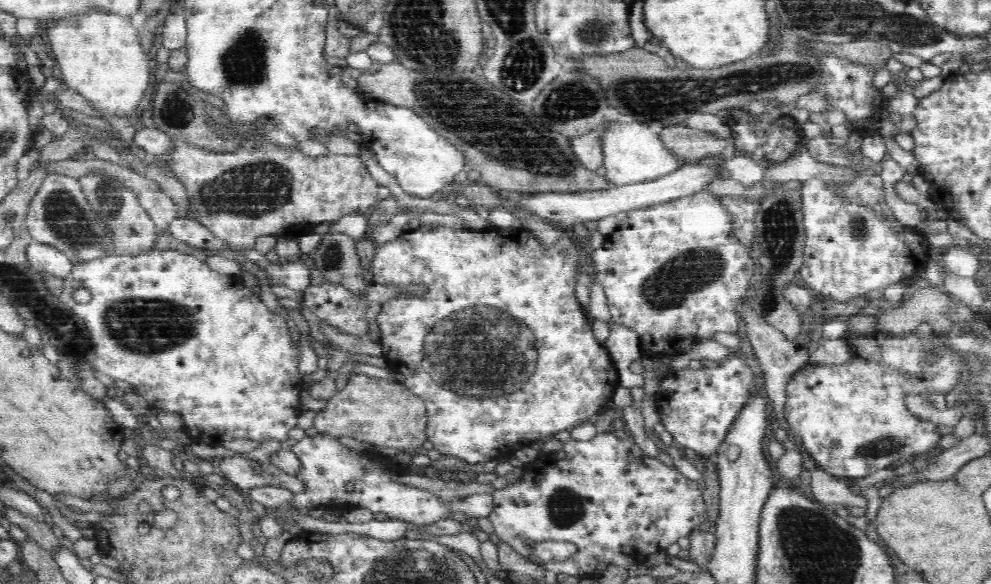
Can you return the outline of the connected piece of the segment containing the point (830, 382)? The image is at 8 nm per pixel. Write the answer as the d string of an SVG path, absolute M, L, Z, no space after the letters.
M872 332L864 338L854 338L847 342L850 346L849 359L844 364L821 365L808 364L797 369L785 386L785 408L788 430L791 436L802 438L806 454L816 465L835 477L860 478L872 475L881 469L892 469L916 458L916 454L930 454L938 448L942 434L938 434L938 424L918 420L912 412L906 410L906 396L930 398L930 394L946 394L959 383L958 376L964 370L960 356L952 350L942 350L940 354L930 354L934 348L936 336L920 340L916 334L887 334Z

